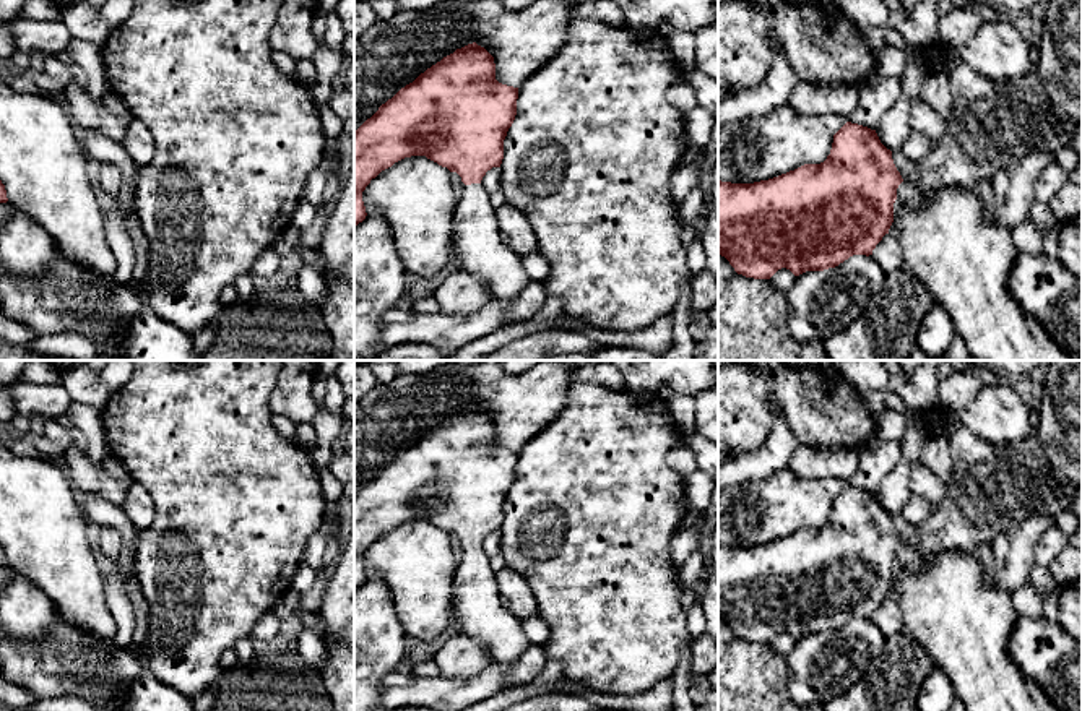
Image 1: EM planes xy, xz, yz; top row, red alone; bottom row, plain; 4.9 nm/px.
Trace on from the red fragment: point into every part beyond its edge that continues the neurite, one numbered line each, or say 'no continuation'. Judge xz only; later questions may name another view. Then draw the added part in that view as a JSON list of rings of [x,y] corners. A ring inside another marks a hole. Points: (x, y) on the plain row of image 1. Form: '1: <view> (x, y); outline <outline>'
1: xz (476, 607); outline [[[481,547],[465,549],[453,576],[452,618],[460,625],[460,635],[479,640],[489,651],[491,666],[512,666],[530,648],[522,622],[502,604],[496,571]]]

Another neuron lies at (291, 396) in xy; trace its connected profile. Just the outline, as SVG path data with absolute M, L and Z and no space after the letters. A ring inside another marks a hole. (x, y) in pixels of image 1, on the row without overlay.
M281 360L281 372L270 394L273 414L284 416L294 424L312 422L317 404L312 398L317 360Z

